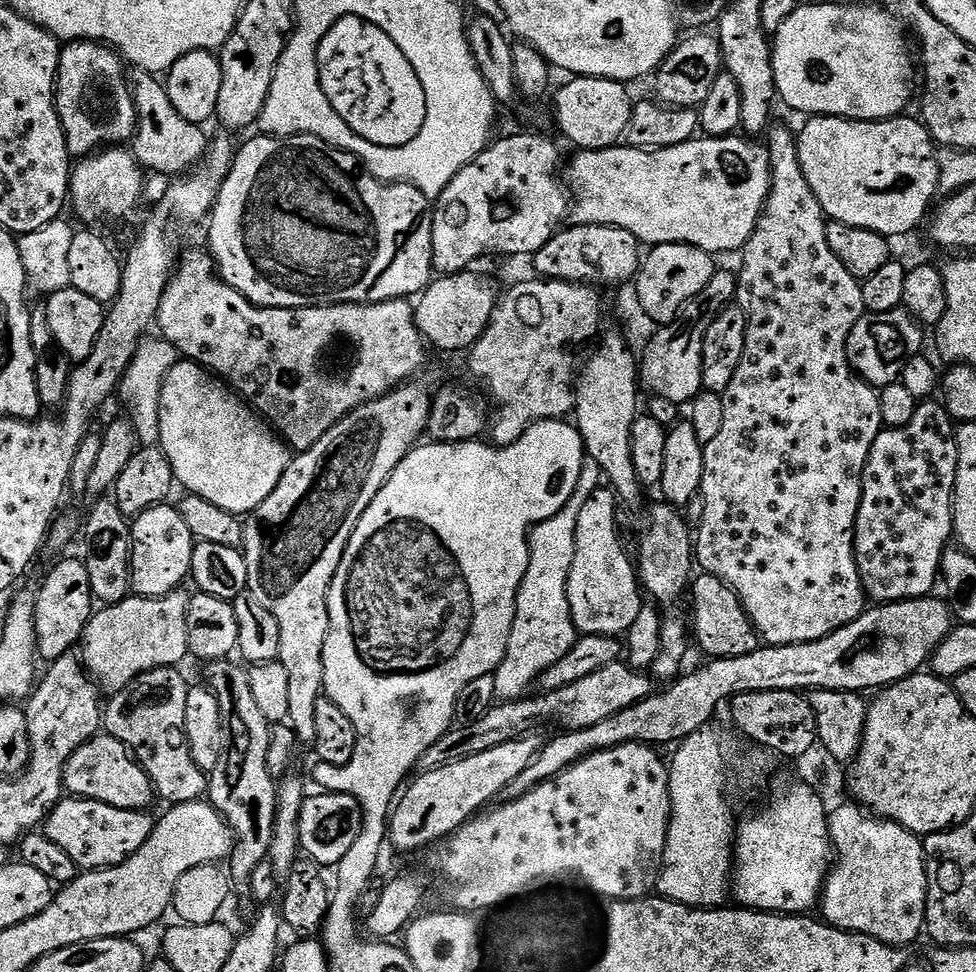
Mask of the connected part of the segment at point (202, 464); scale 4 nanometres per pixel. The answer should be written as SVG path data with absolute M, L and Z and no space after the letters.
M183 358L174 365L170 370L170 374L166 374L164 385L162 386L162 394L160 395L160 443L158 447L163 450L170 462L175 483L179 487L181 484L185 488L183 490L185 493L202 498L206 502L214 502L214 506L222 506L222 510L237 514L253 512L259 504L266 502L266 498L270 498L270 494L274 494L274 486L278 486L282 474L286 474L290 459L290 449L287 443L277 435L272 425L239 392L233 390L219 376L209 372L207 368L200 364L195 364L193 360L185 360Z

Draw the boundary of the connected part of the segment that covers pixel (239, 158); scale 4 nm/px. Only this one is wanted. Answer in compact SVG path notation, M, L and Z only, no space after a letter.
M256 134L253 140L248 140L243 145L239 145L235 158L232 160L232 169L230 174L224 180L223 186L220 187L220 193L216 199L216 203L212 206L210 219L208 224L208 244L207 251L211 252L212 259L216 261L216 270L220 279L225 280L234 290L238 290L238 294L246 297L250 303L257 304L260 308L317 308L323 304L381 304L387 300L403 300L405 298L419 297L420 293L432 283L434 279L434 269L432 267L432 209L433 201L426 194L422 194L422 190L418 190L413 184L393 184L377 180L367 168L363 167L360 159L353 154L347 152L344 148L335 148L326 142L322 142L316 136L270 136L267 134Z

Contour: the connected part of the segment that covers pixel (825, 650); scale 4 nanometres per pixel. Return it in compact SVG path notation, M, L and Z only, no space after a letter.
M935 595L922 596L918 600L899 600L893 604L876 604L869 607L858 619L834 630L826 638L818 638L814 642L802 642L801 644L787 644L778 646L770 644L754 649L750 654L742 654L742 658L715 658L707 661L705 668L697 672L689 671L681 675L680 679L667 685L663 690L653 691L642 702L634 706L626 706L618 714L610 714L610 718L598 722L598 726L586 726L586 730L564 730L552 741L545 743L539 754L526 768L507 786L506 792L509 797L524 796L537 785L562 774L570 766L574 766L582 758L586 758L595 752L617 748L623 744L647 744L649 746L661 746L660 744L679 745L690 734L702 730L709 723L708 720L716 712L716 704L731 701L738 694L750 694L751 692L799 692L807 694L813 690L838 690L839 692L867 693L867 688L883 690L889 684L896 684L907 676L915 676L921 671L920 668L929 663L932 655L938 650L938 646L947 636L952 633L954 617L952 609L943 599L935 600Z

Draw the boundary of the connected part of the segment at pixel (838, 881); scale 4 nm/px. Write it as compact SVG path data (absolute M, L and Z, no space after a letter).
M847 802L841 808L832 808L828 817L828 829L832 835L832 846L834 849L834 863L831 872L828 874L828 881L824 883L824 895L822 897L822 909L824 908L823 919L834 928L841 928L844 932L861 932L867 936L874 937L878 942L891 944L893 946L909 946L919 938L920 932L925 931L924 911L926 910L926 898L928 897L928 865L924 859L924 846L921 837L915 832L906 830L902 825L892 820L882 820L872 815L861 805L855 802Z

